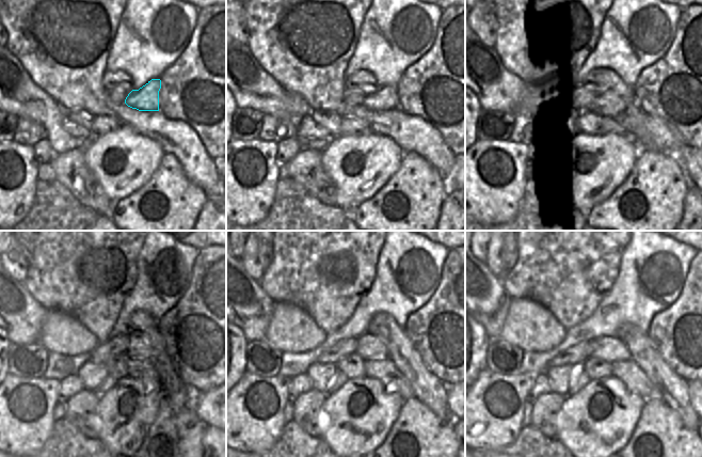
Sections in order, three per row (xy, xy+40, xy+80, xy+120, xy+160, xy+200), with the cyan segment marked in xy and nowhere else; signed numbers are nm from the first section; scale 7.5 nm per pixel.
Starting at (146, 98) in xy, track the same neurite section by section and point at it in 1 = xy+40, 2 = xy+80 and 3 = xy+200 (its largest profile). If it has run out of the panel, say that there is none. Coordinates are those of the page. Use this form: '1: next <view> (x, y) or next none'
1: next xy+40 (384, 98)
2: next xy+80 (610, 105)
3: next xy+200 (608, 349)

